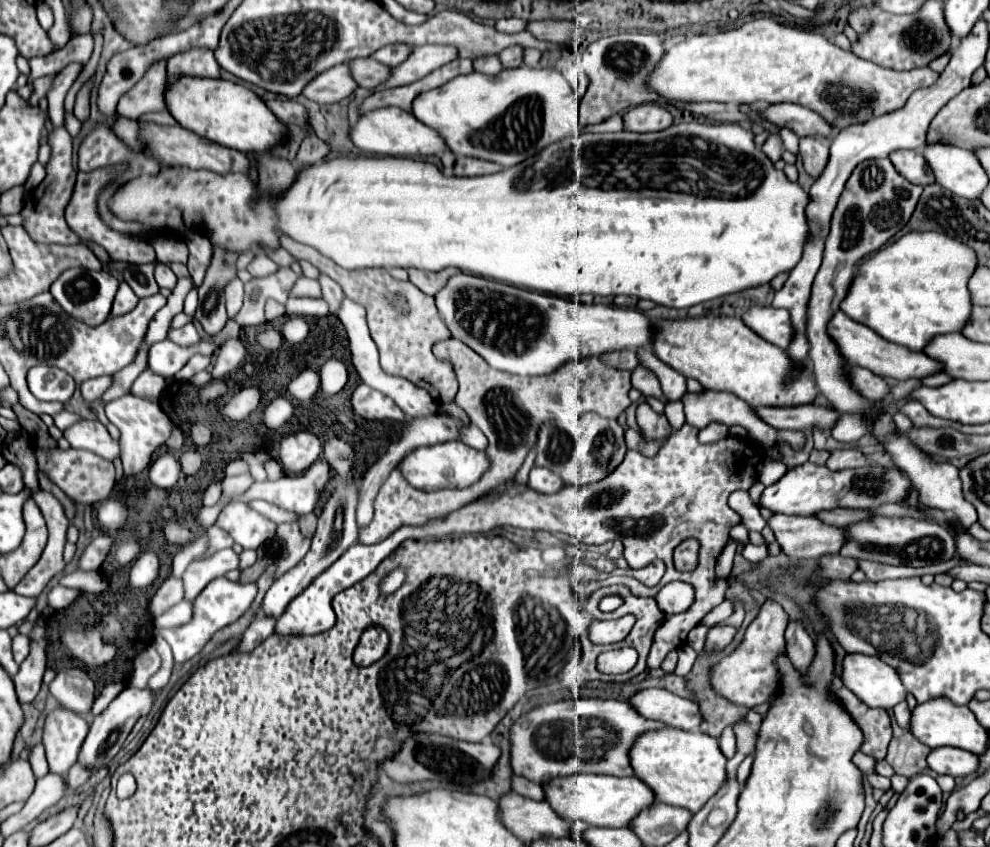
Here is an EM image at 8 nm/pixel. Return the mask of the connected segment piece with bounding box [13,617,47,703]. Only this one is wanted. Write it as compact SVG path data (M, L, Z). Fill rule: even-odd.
M39 617L29 633L29 641L31 641L31 651L27 655L27 659L19 665L19 673L13 677L15 683L15 691L19 697L19 703L31 703L39 689L41 689L41 681L43 681L43 673L45 673L45 619Z

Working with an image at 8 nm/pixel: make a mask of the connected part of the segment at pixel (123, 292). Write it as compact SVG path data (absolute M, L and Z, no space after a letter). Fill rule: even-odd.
M123 281L119 285L119 291L117 291L117 297L115 297L115 303L113 303L113 311L111 315L123 315L123 313L129 313L131 309L135 309L139 297L133 293L133 289Z

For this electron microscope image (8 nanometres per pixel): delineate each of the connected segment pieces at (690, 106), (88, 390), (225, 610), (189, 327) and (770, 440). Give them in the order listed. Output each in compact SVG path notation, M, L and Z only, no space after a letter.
M619 33L613 37L603 37L595 43L591 43L583 53L581 53L581 65L583 71L589 77L589 89L581 97L579 103L579 125L593 125L601 123L607 117L615 113L623 113L629 107L637 107L641 103L659 103L659 105L673 105L683 111L691 111L695 115L705 115L713 111L725 111L723 103L691 103L691 101L675 101L675 99L665 99L657 91L653 91L649 83L651 71L659 65L661 57L665 53L663 39L659 39L653 33Z
M95 377L95 379L83 381L83 383L81 383L83 399L87 399L87 401L99 399L111 385L113 385L113 377Z
M219 577L213 583L209 583L209 587L205 587L203 595L199 599L195 599L191 621L181 627L173 627L173 629L163 631L163 637L167 637L167 643L175 651L175 661L181 663L181 661L187 661L193 655L197 655L203 649L203 645L219 629L223 629L229 623L235 623L251 607L255 595L257 595L257 583L233 583L225 577Z
M187 323L181 329L171 329L169 331L169 339L177 341L181 345L193 345L193 343L197 343L201 339L201 335L197 333L197 327L193 323Z
M705 391L705 393L699 393L699 395L687 393L683 403L685 403L687 423L697 427L697 429L703 429L711 421L719 421L719 423L725 423L725 425L741 425L741 427L745 427L755 439L759 439L759 443L763 447L775 445L777 441L787 441L793 449L801 449L803 443L805 443L805 435L801 431L779 431L779 429L769 427L765 421L761 421L761 419L757 419L757 415L753 415L751 405L747 405L743 399L739 399L737 395L733 395L729 391Z

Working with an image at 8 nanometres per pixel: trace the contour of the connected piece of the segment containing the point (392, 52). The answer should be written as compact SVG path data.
M395 43L395 45L385 45L379 51L373 53L373 59L385 63L385 65L399 65L409 57L409 45L405 43Z

